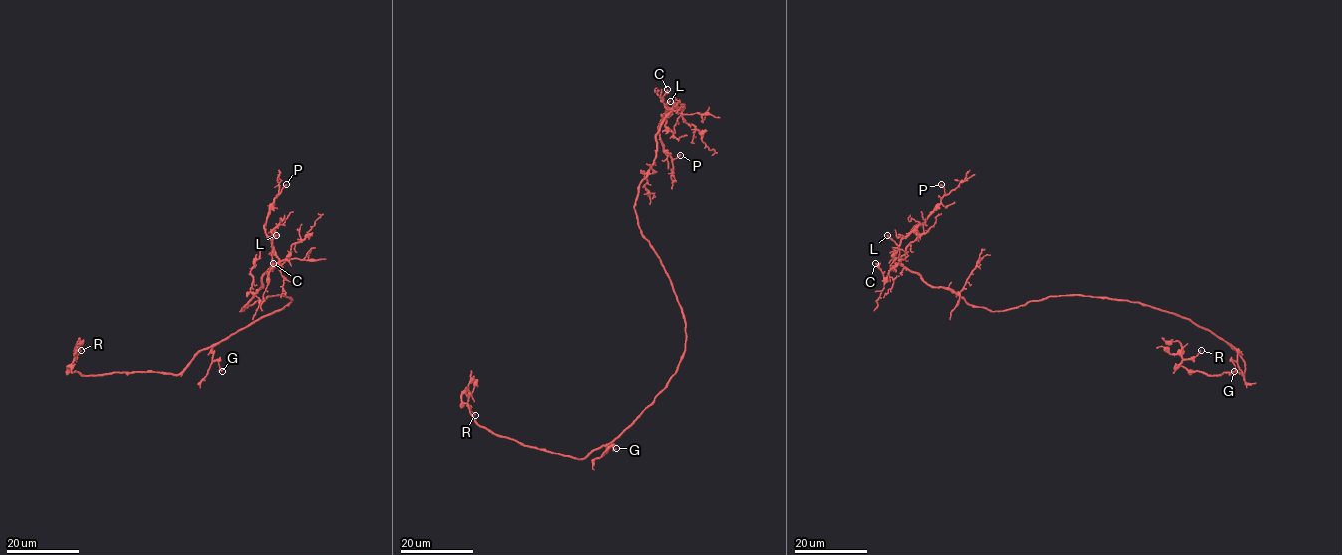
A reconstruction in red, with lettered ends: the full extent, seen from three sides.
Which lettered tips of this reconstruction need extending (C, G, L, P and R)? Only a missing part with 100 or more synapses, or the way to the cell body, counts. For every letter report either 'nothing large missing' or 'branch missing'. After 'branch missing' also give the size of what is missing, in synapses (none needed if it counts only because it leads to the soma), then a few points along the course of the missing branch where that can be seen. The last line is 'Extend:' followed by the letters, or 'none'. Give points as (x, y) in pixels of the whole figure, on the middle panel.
C: nothing large missing
G: nothing large missing
L: branch missing; missing branch runs (670, 101), (681, 95), (692, 94), (694, 97), (671, 93), (662, 86)
P: nothing large missing
R: nothing large missing
Extend: L

